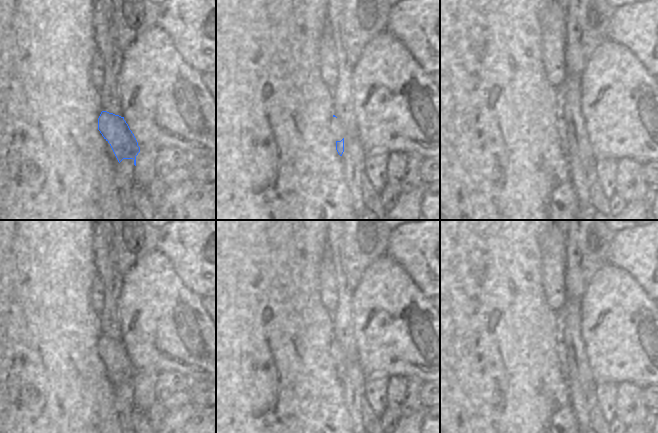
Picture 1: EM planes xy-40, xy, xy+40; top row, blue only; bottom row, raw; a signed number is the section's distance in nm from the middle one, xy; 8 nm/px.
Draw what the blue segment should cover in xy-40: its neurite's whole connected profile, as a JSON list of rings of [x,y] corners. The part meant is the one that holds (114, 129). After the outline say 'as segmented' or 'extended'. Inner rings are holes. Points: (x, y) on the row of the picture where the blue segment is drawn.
[[[102,111],[98,118],[98,130],[110,144],[119,163],[123,159],[133,159],[136,166],[140,147],[124,117]]]; as segmented

